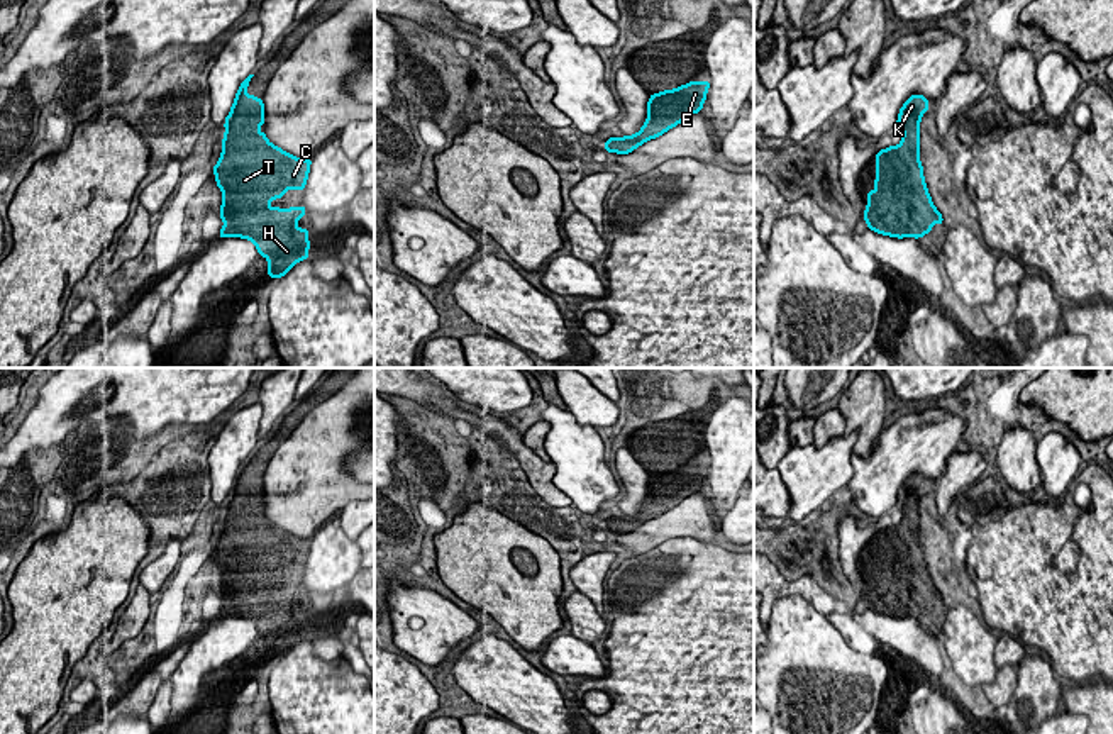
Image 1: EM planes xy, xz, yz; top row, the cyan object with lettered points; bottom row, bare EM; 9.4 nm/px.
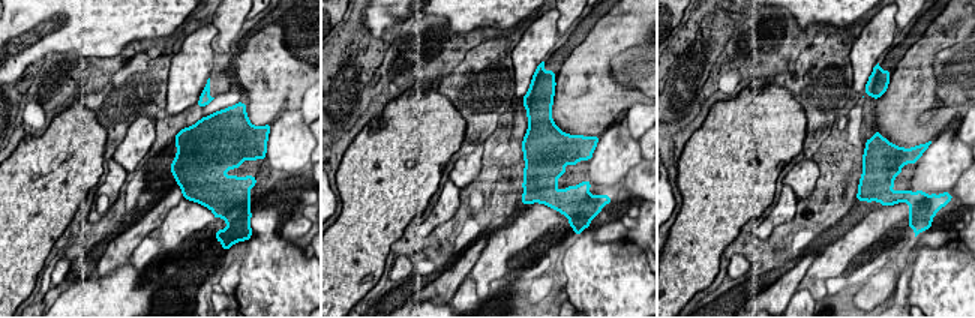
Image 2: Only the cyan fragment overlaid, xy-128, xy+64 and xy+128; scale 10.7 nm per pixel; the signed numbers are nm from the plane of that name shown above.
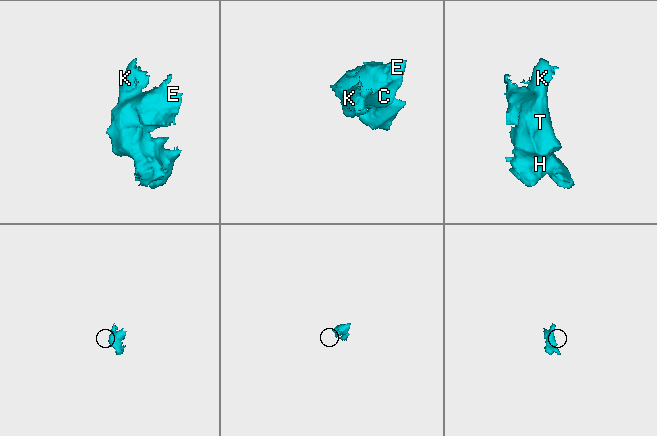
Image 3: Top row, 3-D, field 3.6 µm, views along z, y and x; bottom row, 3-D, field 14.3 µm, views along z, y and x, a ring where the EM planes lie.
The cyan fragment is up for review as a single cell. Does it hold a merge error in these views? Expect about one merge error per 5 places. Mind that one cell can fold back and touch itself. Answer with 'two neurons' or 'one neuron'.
one neuron

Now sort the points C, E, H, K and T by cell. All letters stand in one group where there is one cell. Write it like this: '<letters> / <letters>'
C E H K T

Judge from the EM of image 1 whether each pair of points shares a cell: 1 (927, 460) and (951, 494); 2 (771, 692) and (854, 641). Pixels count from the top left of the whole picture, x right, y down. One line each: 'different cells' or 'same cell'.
1: different cells
2: different cells

